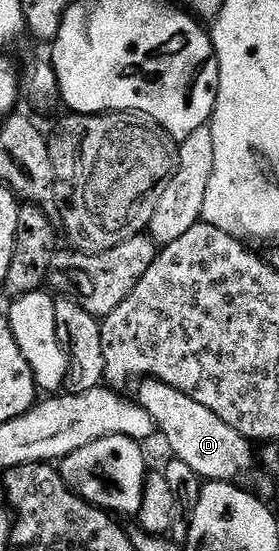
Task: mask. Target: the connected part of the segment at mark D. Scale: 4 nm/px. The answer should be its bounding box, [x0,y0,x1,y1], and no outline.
[136,379,256,482]

